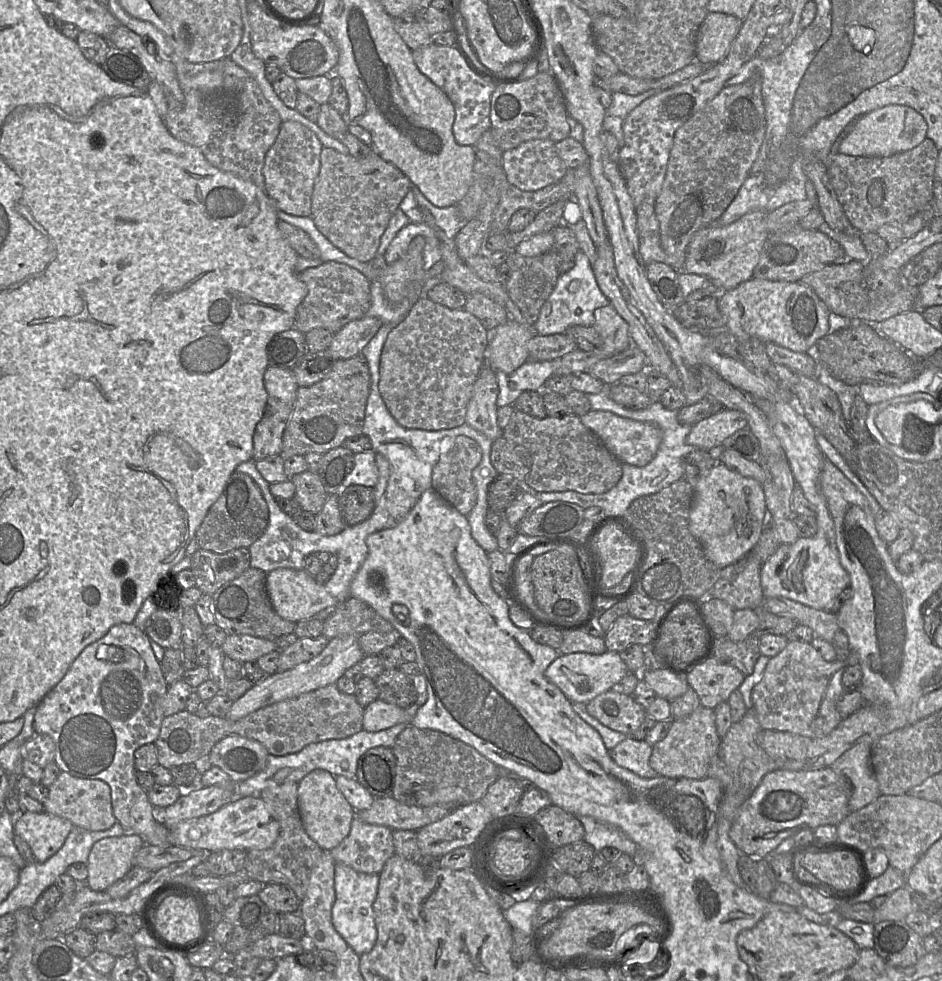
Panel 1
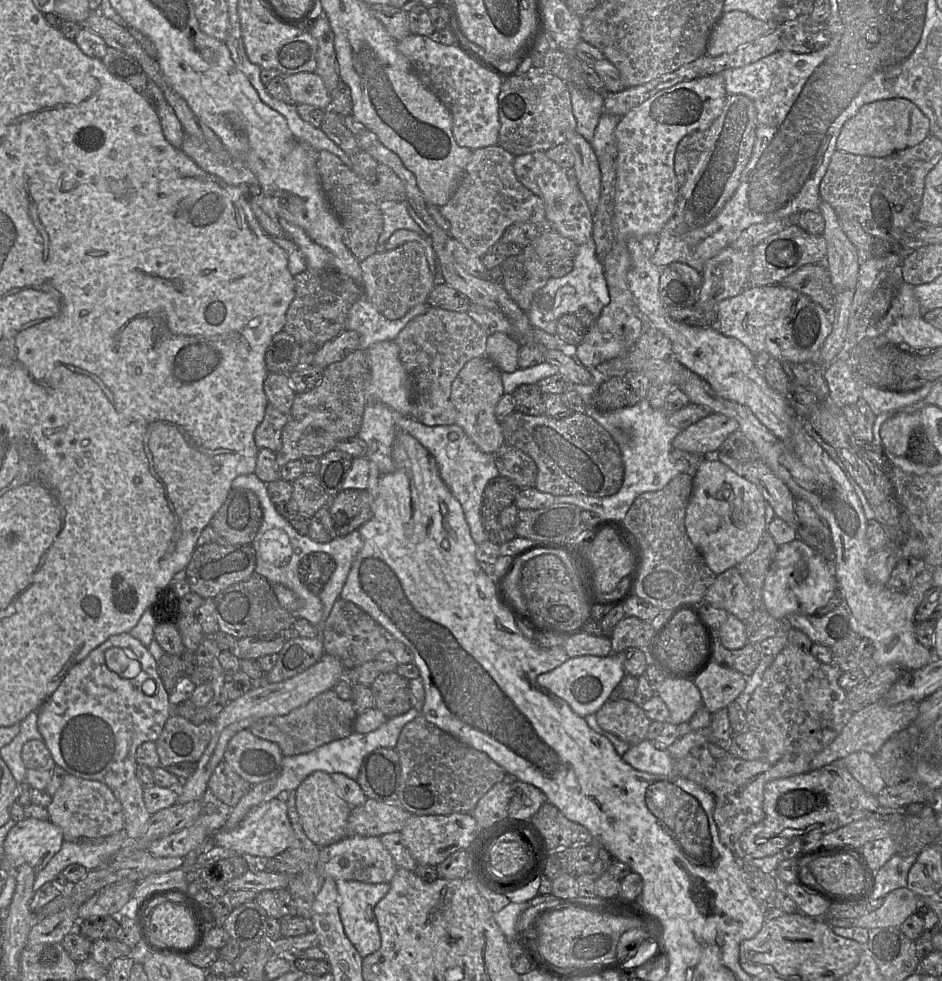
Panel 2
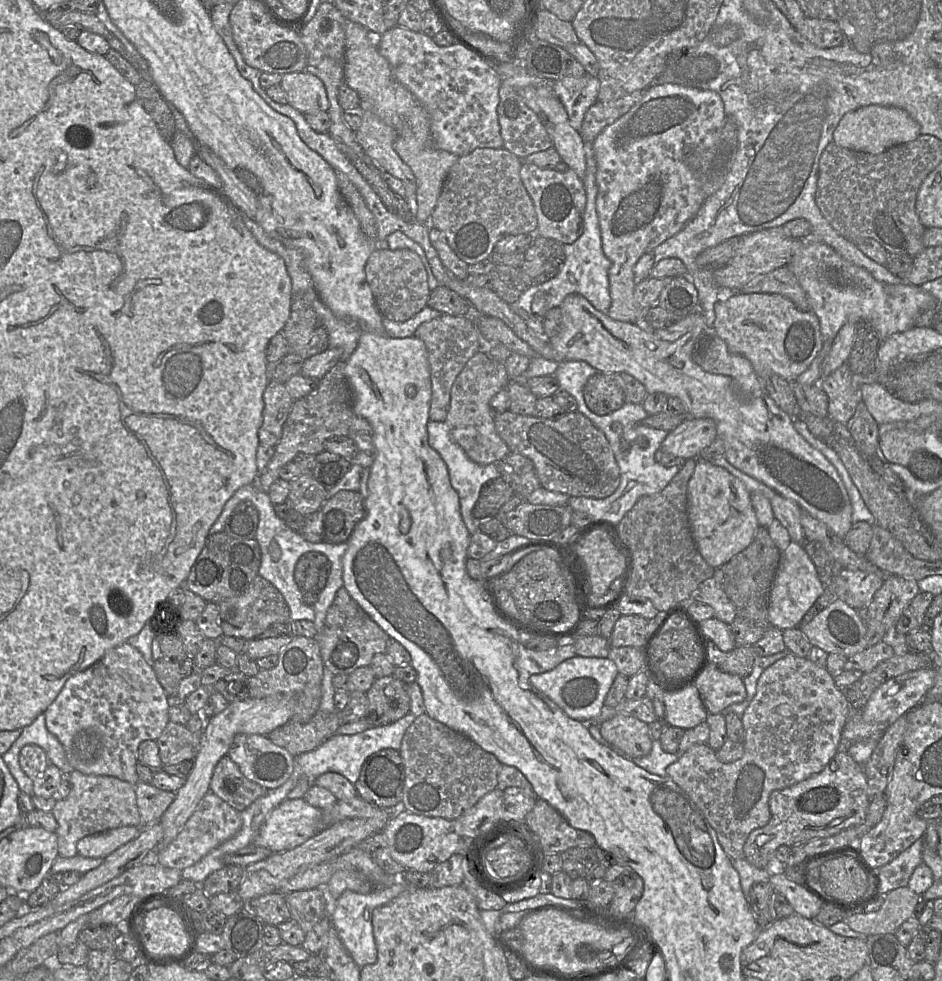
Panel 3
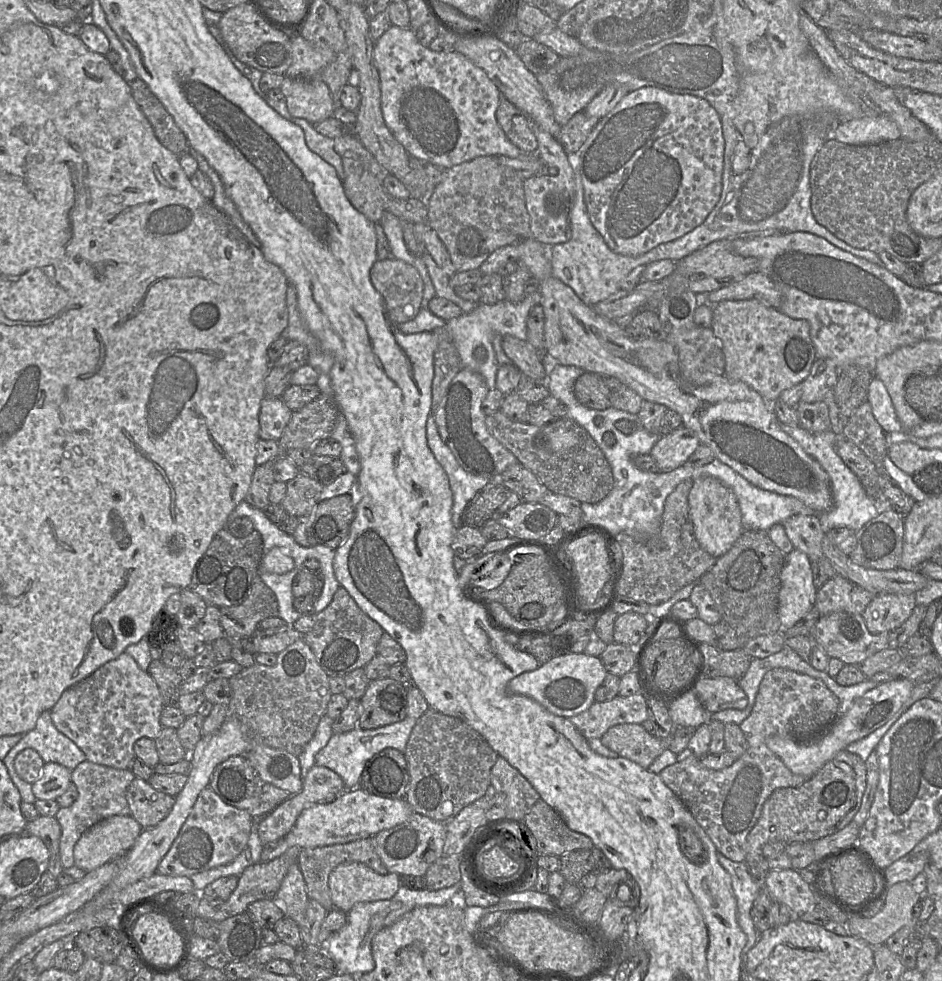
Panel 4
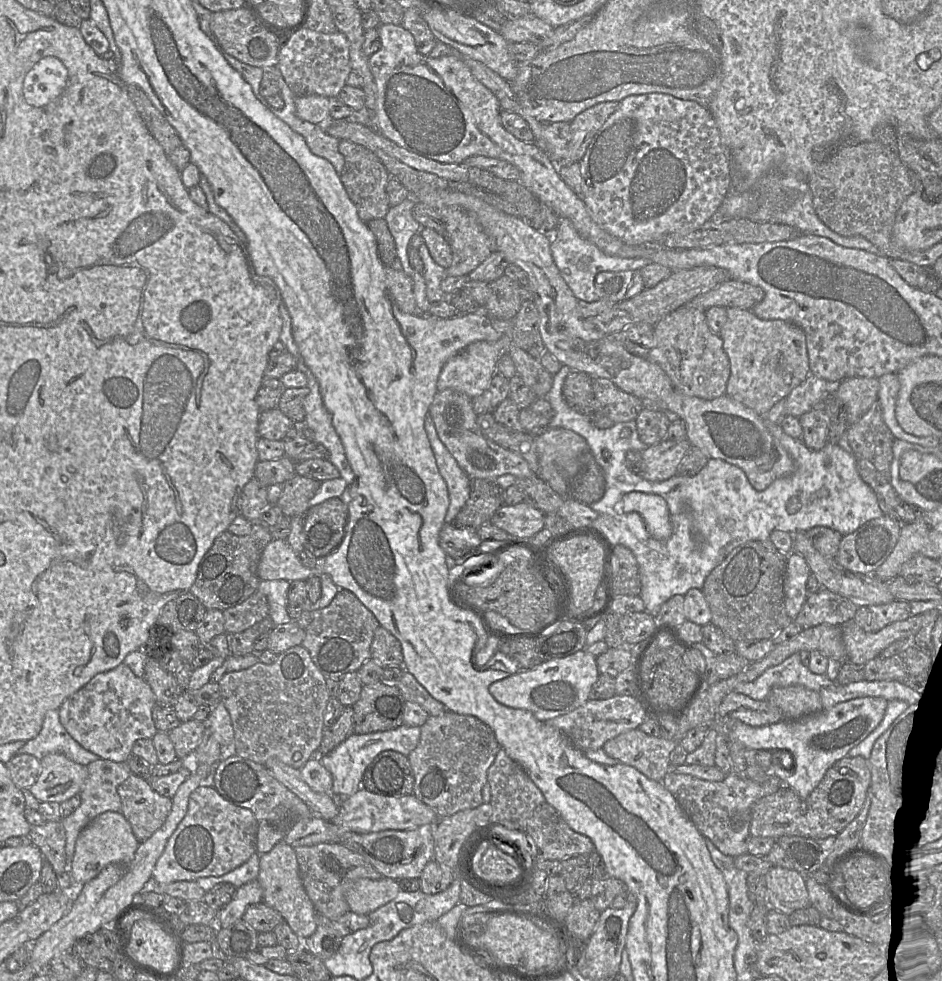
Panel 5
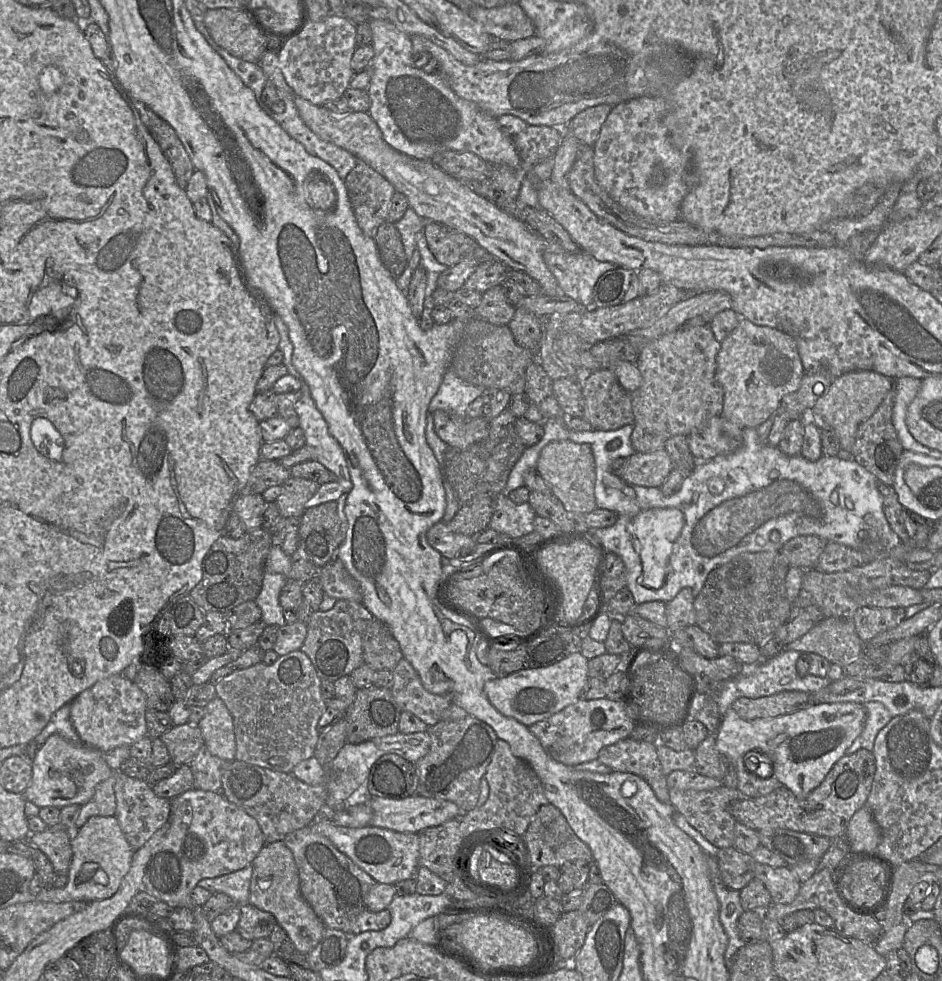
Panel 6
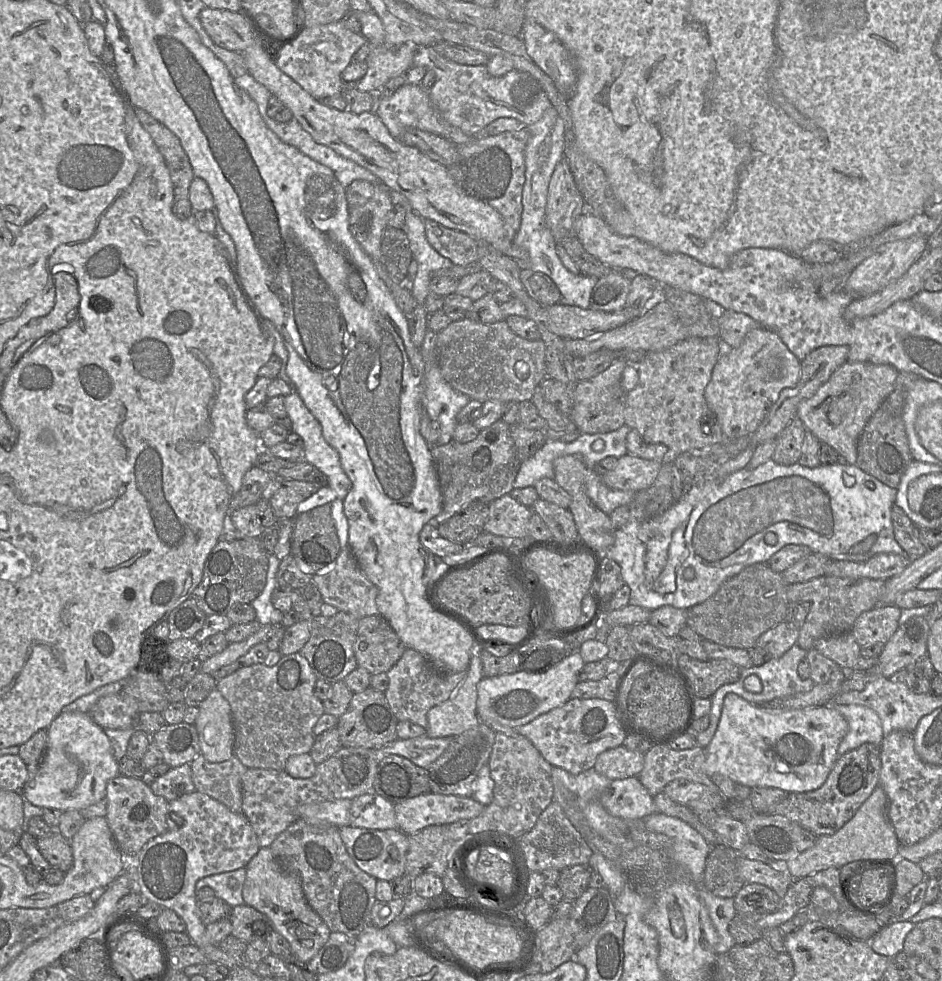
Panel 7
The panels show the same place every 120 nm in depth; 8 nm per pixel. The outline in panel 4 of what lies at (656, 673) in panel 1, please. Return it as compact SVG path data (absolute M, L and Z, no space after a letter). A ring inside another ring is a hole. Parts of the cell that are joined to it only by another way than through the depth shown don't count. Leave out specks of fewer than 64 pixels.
M692 690L668 707L671 720L676 727L699 727L708 723L708 713L701 704L696 691Z

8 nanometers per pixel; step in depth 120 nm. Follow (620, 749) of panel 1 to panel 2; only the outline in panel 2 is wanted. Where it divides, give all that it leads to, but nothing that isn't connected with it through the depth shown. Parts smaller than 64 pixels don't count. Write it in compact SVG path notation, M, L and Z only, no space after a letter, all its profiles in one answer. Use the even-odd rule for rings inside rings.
M647 739L631 745L621 756L634 769L655 775L672 775L676 761L668 750L658 750Z

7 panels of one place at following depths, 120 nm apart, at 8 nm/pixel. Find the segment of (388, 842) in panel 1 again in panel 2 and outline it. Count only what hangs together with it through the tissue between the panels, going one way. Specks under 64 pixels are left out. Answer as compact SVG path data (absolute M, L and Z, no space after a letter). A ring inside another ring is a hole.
M345 836L334 844L322 847L317 862L317 870L323 877L364 883L389 883L397 868L391 854L377 836Z

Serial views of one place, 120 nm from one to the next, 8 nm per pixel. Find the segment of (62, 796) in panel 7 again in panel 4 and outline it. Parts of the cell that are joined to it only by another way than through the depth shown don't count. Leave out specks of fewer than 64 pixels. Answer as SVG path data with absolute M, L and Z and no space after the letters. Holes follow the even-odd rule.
M45 763L41 776L31 784L32 792L36 799L56 800L71 782L71 770L58 763Z

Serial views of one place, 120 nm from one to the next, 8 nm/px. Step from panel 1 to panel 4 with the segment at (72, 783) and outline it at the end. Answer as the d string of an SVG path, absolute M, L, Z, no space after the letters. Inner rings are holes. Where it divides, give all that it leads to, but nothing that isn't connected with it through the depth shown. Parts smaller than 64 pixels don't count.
M88 760L71 771L71 781L77 787L78 797L71 806L60 807L55 815L61 827L59 851L63 868L75 865L74 846L85 831L110 816L131 815L126 790L135 778L131 769L116 769Z

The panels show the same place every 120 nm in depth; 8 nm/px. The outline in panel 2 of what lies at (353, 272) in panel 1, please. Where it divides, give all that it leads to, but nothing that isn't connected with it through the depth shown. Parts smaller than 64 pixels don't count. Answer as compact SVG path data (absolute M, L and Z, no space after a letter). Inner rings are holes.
M304 270L294 276L295 297L286 312L284 331L299 343L312 342L321 347L346 329L346 320L350 307L363 295L362 285L348 276L334 270Z

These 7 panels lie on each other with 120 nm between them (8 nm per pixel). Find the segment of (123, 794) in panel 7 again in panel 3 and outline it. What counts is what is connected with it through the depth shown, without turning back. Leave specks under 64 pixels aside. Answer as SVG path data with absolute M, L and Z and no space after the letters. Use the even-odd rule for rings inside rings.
M139 781L135 785L135 795L142 825L160 822L166 809L175 799L175 792L156 788L152 783Z

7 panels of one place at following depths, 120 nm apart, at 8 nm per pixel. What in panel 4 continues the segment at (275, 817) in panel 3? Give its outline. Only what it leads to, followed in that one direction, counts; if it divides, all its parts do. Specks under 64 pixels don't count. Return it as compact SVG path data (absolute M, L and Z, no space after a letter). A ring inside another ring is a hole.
M356 787L338 794L332 802L310 805L302 811L284 837L289 847L315 848L374 837L382 830L404 823L413 813L405 799L389 799Z

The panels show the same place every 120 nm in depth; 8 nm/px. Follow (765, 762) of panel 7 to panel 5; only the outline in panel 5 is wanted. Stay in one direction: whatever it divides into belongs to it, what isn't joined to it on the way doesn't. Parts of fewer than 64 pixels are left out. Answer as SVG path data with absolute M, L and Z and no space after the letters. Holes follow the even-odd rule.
M862 697L841 702L819 713L805 716L795 720L783 720L774 724L754 727L740 720L734 721L728 731L728 742L737 741L751 749L779 750L773 756L769 767L769 774L777 776L783 784L793 789L802 799L809 796L818 785L824 774L836 761L848 755L848 752L864 740L882 721L888 701L881 697ZM781 750L787 750L791 755L786 755Z

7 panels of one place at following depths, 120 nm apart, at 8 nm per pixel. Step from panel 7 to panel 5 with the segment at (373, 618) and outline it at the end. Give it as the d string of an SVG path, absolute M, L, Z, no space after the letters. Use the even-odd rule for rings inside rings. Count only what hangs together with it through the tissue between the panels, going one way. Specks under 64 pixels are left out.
M381 625L374 634L371 644L371 657L383 668L404 667L401 643Z

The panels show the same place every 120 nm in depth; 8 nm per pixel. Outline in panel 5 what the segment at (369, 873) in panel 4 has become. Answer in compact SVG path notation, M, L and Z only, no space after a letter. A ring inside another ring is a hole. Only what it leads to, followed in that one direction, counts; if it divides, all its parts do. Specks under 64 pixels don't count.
M384 876L380 879L360 878L349 884L345 899L351 912L368 915L392 901L399 891L395 879Z

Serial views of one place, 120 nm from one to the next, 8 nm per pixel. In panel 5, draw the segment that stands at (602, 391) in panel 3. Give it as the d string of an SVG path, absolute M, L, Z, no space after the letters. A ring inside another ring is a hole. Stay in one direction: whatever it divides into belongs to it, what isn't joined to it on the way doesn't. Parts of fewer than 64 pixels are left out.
M571 371L563 383L563 397L570 408L584 415L596 412L596 398L593 378L589 375Z

